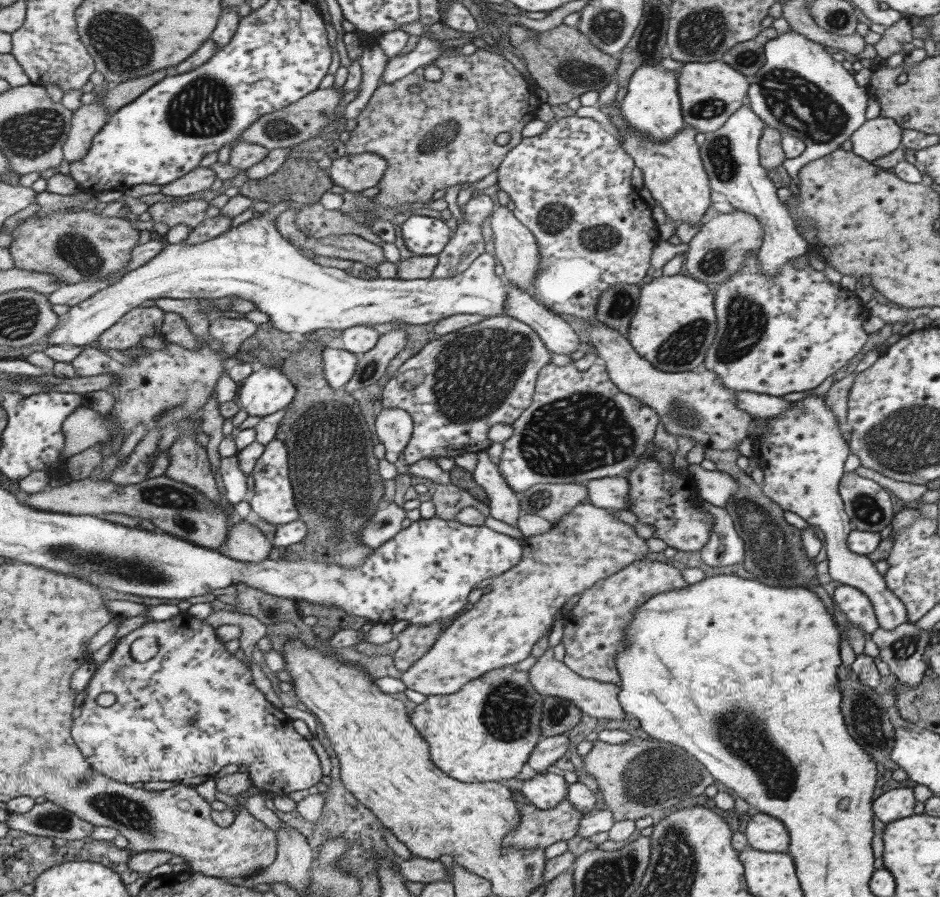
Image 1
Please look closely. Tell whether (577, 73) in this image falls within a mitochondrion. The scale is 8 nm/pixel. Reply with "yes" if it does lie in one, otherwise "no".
yes

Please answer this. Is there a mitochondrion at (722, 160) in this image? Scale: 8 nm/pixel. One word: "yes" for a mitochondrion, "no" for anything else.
yes

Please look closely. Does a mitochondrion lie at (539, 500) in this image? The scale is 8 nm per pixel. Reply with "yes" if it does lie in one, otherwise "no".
yes

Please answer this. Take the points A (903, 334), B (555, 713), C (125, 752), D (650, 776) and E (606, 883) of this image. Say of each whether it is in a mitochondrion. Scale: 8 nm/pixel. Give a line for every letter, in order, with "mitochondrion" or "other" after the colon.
A: other
B: mitochondrion
C: other
D: mitochondrion
E: mitochondrion

